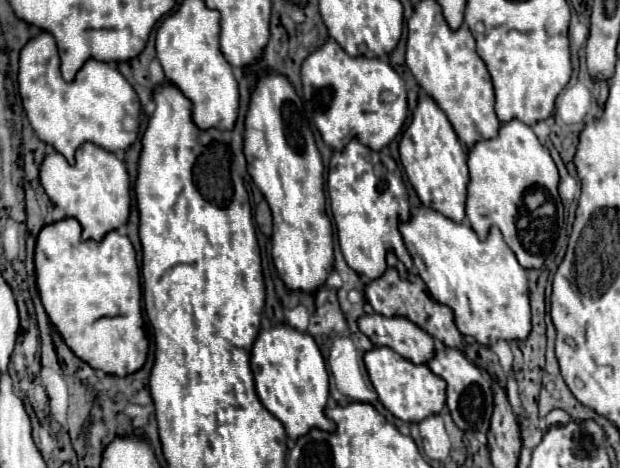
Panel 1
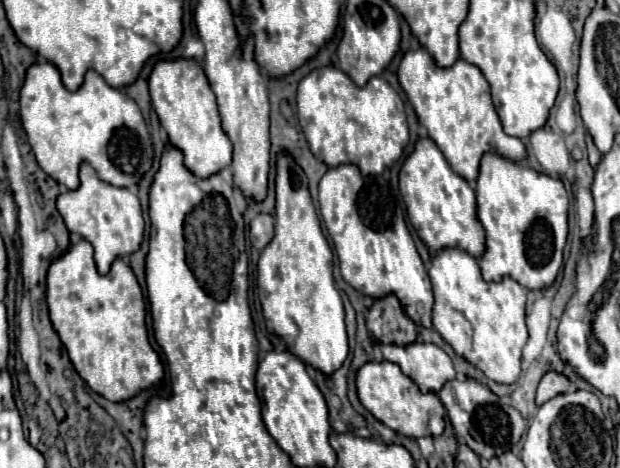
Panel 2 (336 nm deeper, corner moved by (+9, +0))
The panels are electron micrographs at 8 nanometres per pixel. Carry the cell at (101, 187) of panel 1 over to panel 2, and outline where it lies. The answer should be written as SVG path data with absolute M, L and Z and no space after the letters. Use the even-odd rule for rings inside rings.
M88 164L80 168L80 188L70 190L58 196L58 212L64 218L64 224L70 232L80 234L94 246L94 260L100 274L108 274L112 262L116 258L124 258L134 254L144 238L144 218L140 200L132 190L116 188L102 182Z

